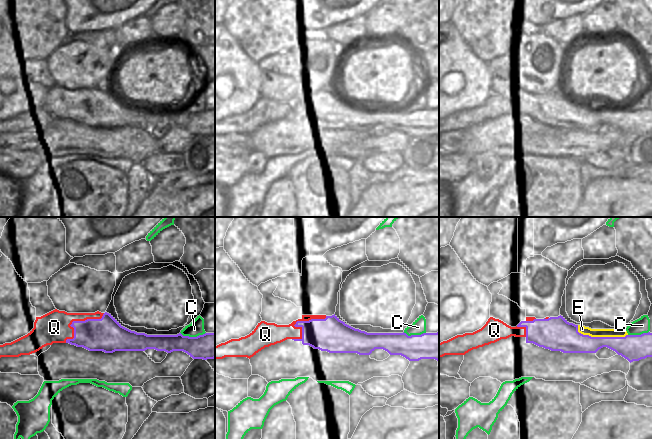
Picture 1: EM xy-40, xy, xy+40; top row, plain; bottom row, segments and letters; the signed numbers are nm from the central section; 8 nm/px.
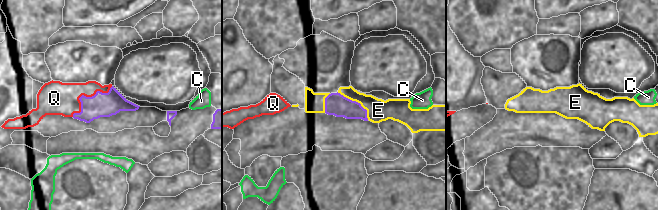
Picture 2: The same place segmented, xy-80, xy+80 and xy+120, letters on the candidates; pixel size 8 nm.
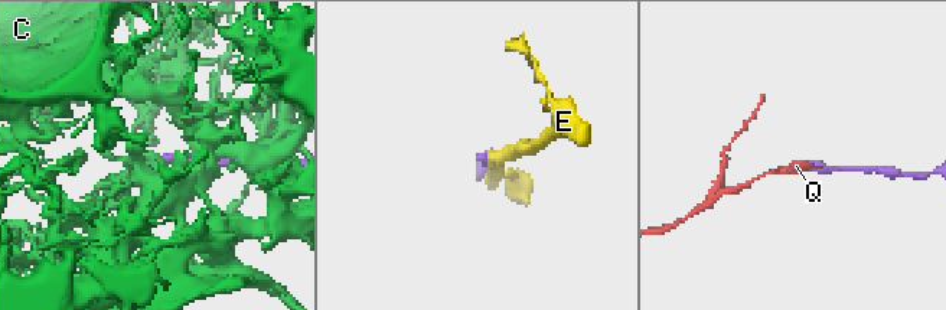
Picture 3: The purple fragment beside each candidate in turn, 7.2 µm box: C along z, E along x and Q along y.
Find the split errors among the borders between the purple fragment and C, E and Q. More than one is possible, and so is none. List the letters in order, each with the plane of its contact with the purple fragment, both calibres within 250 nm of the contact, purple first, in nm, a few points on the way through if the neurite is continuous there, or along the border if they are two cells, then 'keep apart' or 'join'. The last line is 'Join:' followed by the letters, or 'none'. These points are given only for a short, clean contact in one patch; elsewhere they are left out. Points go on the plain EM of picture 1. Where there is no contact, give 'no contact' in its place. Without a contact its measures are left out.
C: meets purple in xy-40; 200 nm thick on the purple side, 120 nm on the other; keep apart
E: meets purple in xy+40; 200 nm thick on the purple side, 70 nm on the other; keep apart
Q: meets purple in xy; 260 nm thick on the purple side, 180 nm on the other; border along xy (326, 92), (298, 96), (301, 113), (292, 115); keep apart
Join: none

